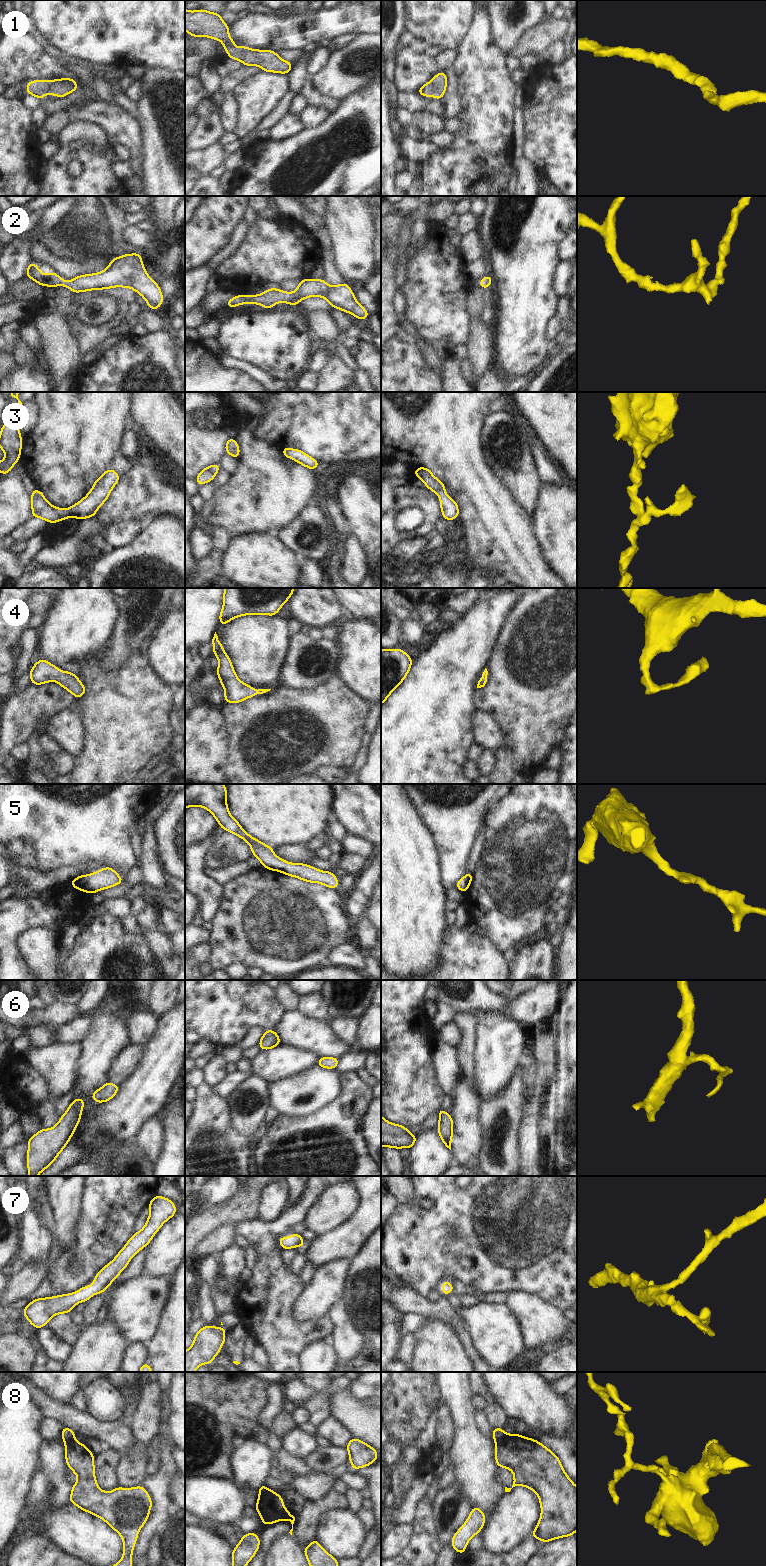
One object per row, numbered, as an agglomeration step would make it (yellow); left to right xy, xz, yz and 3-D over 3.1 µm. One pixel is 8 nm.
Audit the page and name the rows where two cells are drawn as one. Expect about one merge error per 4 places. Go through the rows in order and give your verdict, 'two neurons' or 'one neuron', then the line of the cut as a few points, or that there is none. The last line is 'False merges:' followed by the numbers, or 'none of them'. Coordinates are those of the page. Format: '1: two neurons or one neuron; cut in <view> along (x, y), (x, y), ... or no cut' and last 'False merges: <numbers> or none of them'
1: one neuron; no cut
2: one neuron; no cut
3: one neuron; no cut
4: one neuron; no cut
5: one neuron; no cut
6: one neuron; no cut
7: one neuron; no cut
8: two neurons; cut in yz along (505, 1434), (495, 1441)
False merges: 8

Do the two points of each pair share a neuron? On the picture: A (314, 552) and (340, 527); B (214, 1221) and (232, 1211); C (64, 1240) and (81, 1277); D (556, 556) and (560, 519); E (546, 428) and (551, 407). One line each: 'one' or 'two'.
A: two
B: one
C: two
D: one
E: one

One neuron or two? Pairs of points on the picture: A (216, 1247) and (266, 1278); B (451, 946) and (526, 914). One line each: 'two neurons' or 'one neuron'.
A: two neurons
B: two neurons

